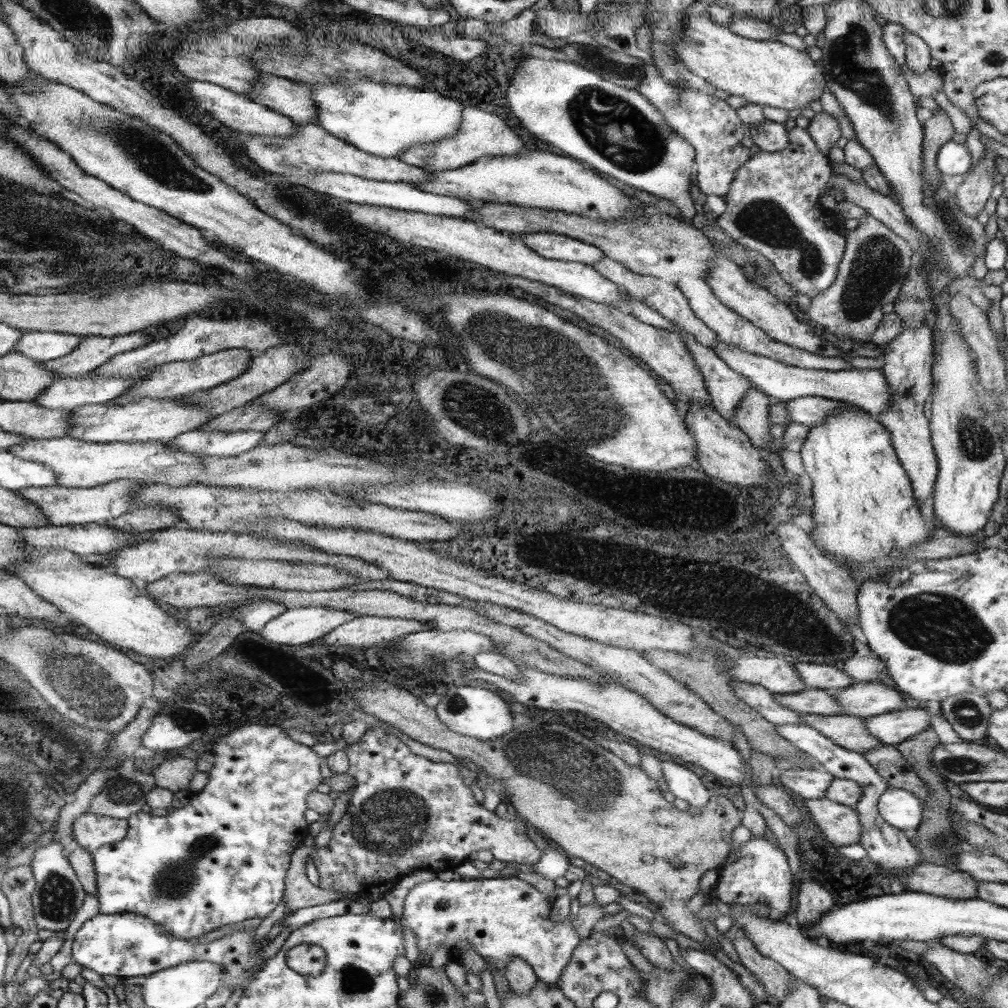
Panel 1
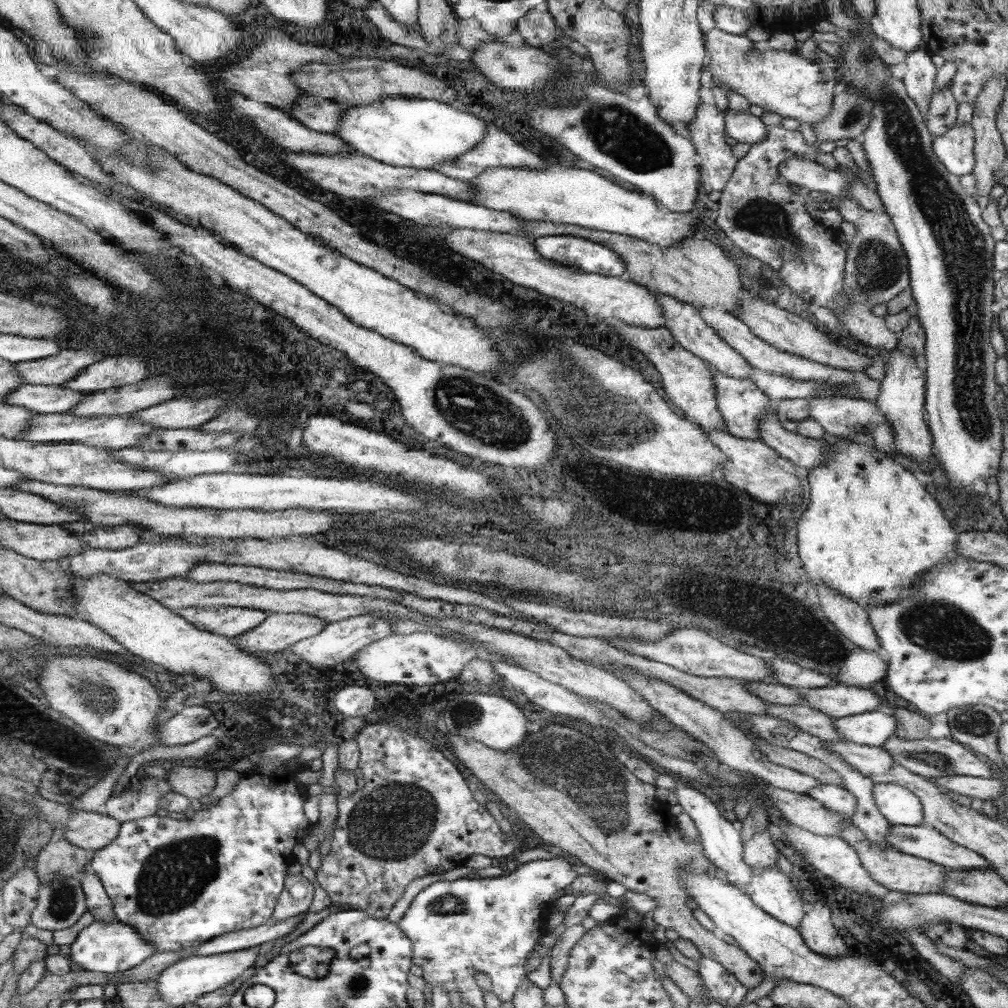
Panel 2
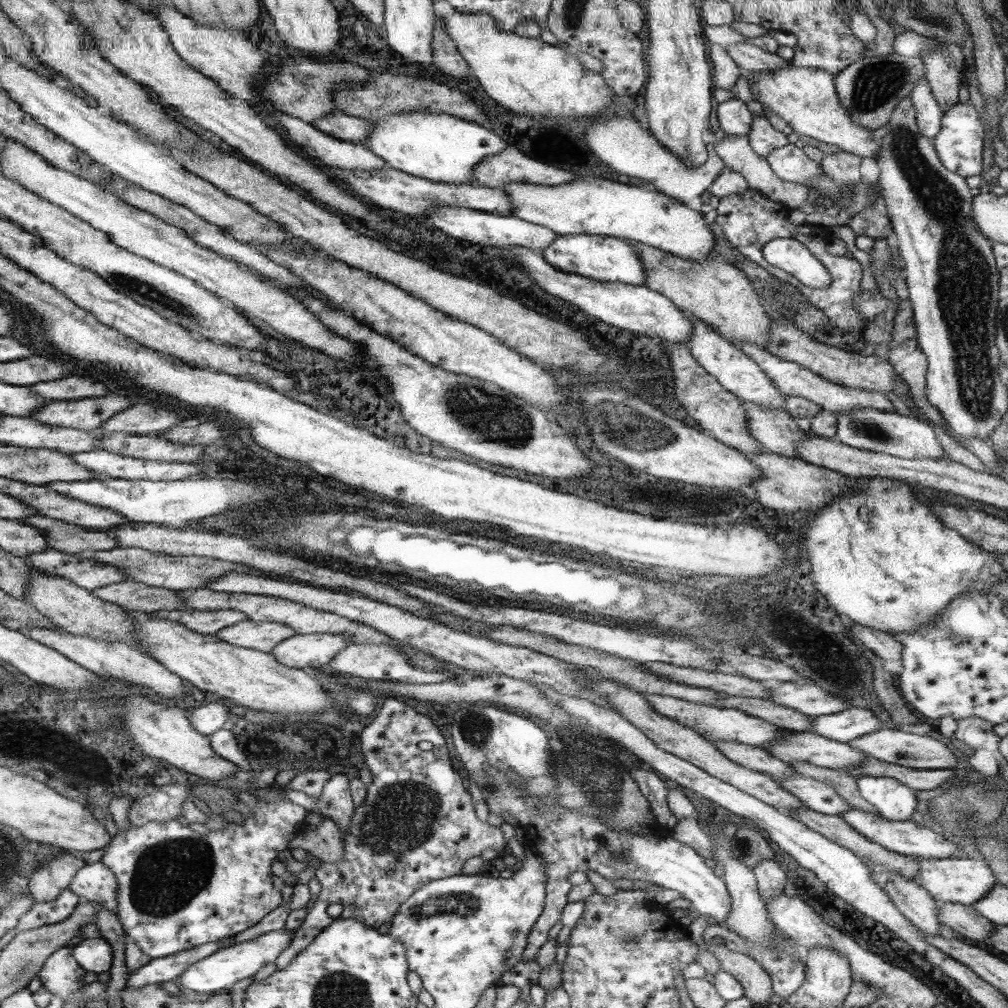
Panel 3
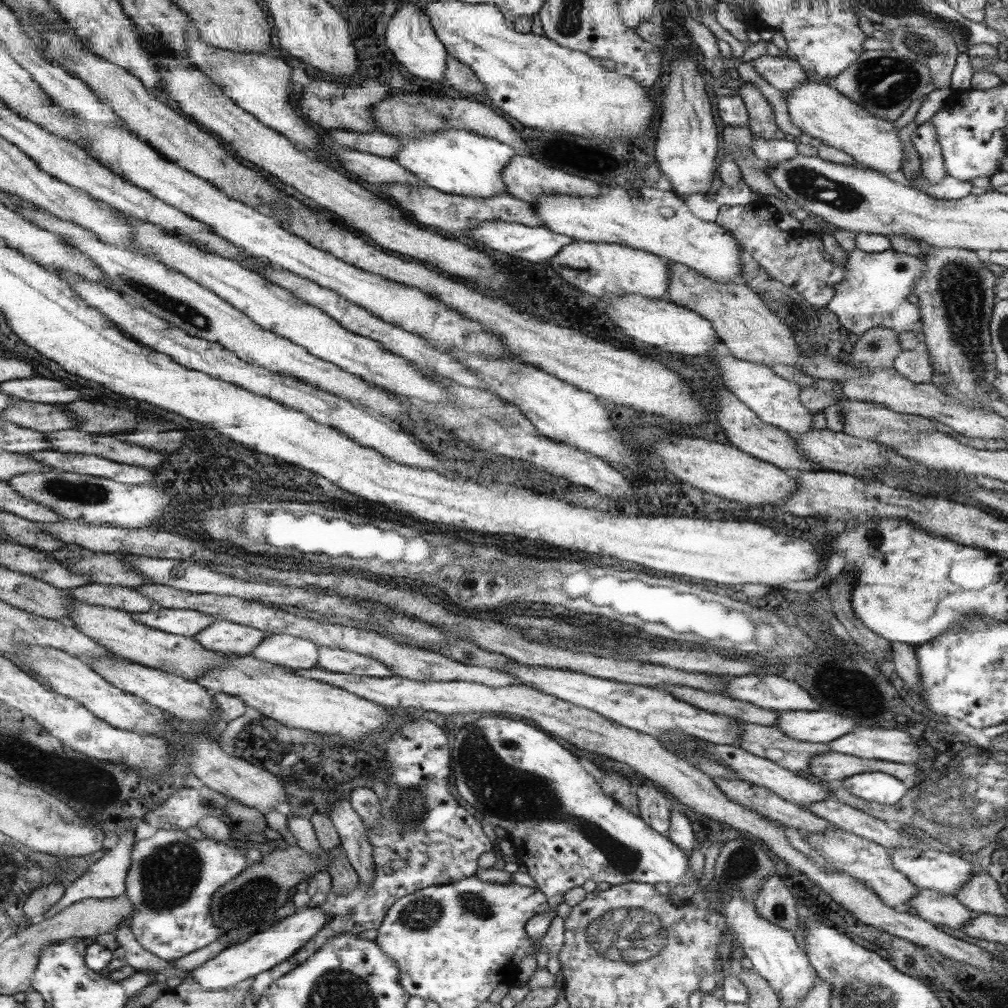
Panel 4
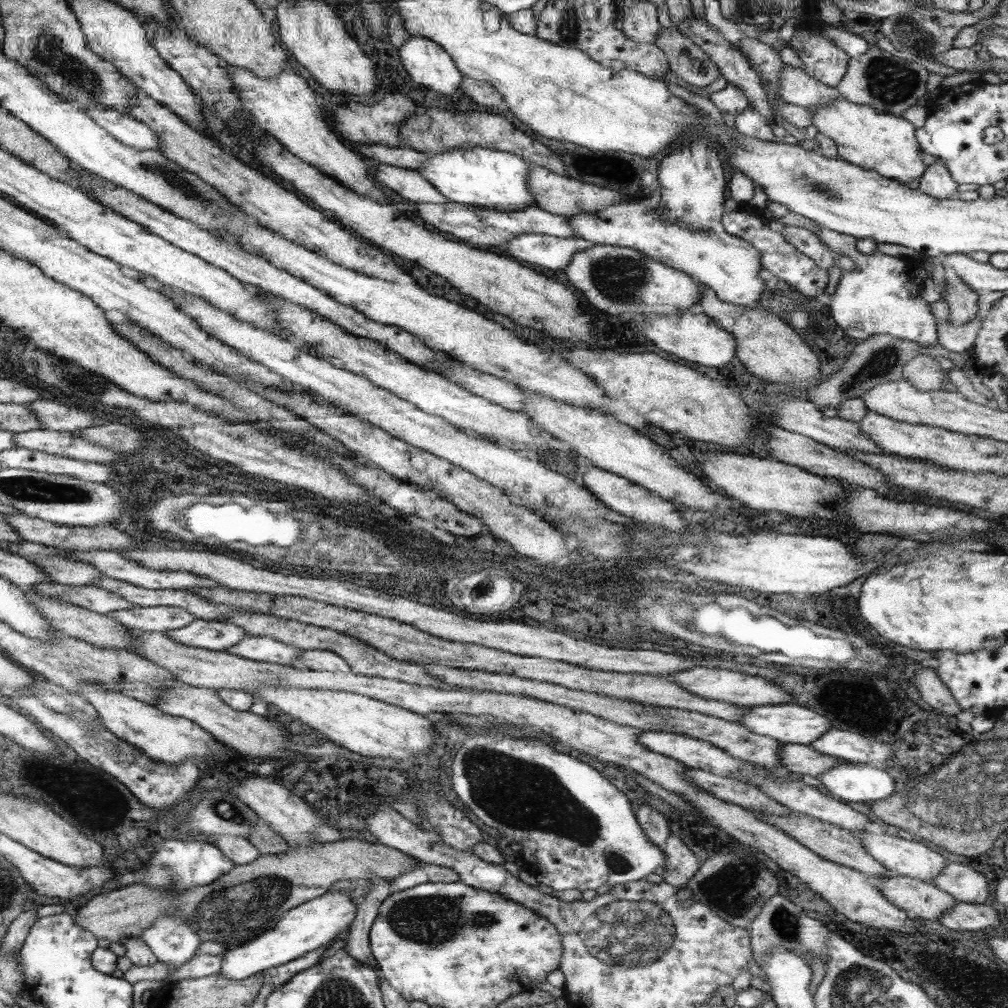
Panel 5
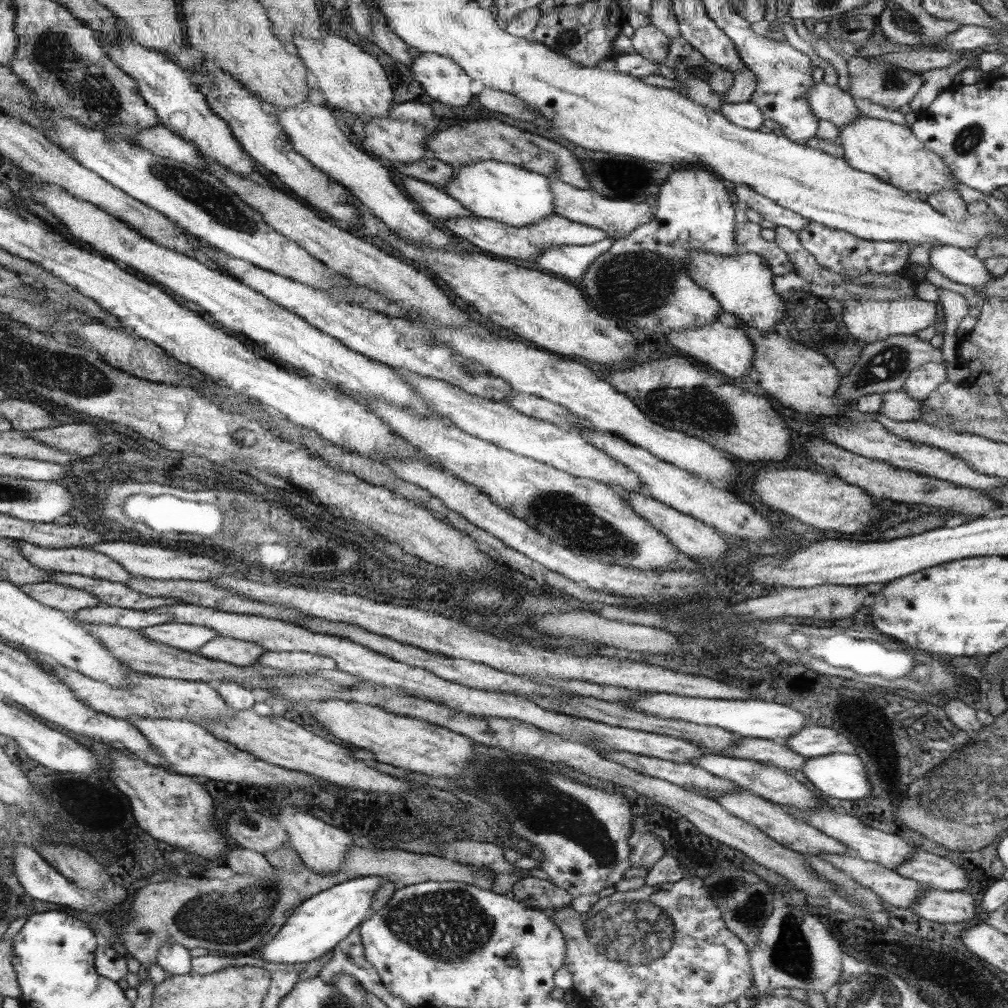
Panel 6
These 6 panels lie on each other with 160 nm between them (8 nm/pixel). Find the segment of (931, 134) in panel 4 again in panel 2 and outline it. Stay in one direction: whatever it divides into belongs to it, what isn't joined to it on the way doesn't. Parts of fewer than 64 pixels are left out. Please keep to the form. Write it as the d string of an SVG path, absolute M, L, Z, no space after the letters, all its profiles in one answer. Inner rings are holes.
M922 46L908 53L904 64L906 74L900 81L904 84L908 97L914 100L916 107L926 119L938 68L932 63L928 50Z

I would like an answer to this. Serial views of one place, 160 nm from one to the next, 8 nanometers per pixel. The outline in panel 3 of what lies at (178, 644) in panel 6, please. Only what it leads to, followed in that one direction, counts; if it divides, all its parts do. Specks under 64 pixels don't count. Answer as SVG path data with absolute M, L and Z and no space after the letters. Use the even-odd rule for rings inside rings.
M244 620L240 624L234 624L234 627L222 628L215 636L222 638L228 644L270 653L282 640L296 635L294 629L282 623L274 621L256 623Z

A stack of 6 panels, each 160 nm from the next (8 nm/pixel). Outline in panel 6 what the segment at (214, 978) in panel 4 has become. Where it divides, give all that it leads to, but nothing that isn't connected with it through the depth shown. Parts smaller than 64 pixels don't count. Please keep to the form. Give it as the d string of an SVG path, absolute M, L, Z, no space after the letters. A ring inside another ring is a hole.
M381 876L356 877L303 900L298 911L284 918L273 939L256 949L254 956L276 964L309 963L320 958L371 918L373 896L385 881Z

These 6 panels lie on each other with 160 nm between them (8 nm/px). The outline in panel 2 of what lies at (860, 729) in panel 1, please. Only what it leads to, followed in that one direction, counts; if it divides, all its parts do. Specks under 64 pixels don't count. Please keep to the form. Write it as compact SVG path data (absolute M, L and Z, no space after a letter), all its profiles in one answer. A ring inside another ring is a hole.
M766 702L766 715L769 717L787 720L800 730L817 736L824 741L839 741L841 734L837 733L834 726L834 717L828 716L810 708L807 704L792 704L792 706L780 706Z

